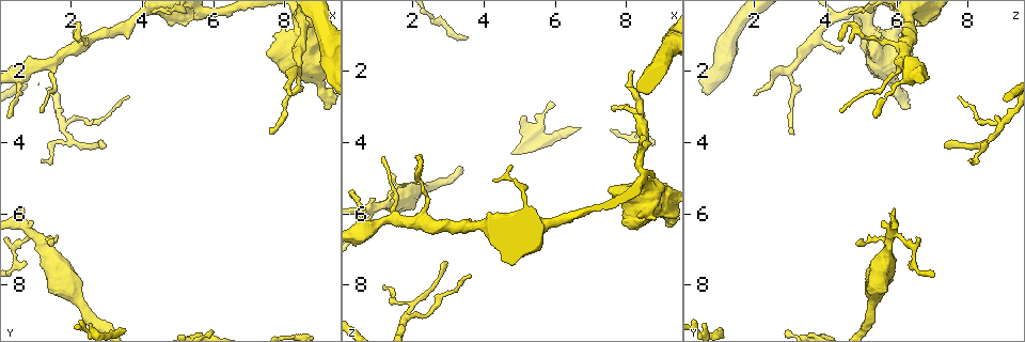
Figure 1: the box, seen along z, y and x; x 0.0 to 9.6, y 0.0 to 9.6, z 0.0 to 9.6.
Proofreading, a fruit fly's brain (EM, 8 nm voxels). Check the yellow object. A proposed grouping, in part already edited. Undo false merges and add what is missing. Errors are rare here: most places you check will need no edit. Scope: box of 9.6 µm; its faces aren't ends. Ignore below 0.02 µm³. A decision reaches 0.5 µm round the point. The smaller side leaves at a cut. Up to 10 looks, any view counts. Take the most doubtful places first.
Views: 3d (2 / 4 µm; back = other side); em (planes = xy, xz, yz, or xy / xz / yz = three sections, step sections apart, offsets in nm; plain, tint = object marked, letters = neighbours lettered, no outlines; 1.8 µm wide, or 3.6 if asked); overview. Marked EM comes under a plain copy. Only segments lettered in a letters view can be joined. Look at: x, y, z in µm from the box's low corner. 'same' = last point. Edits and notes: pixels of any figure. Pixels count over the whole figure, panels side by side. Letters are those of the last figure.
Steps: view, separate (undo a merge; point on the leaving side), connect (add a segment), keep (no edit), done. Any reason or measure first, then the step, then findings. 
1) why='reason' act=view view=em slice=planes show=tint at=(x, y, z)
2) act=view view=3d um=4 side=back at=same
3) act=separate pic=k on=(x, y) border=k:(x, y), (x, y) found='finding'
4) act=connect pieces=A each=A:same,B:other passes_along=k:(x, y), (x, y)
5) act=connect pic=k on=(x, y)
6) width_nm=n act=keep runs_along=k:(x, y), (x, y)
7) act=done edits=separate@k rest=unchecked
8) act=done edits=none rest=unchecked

why='three arms meet' act=view view=em slice=planes show=letters at=(0.95, 6.55, 5.85)

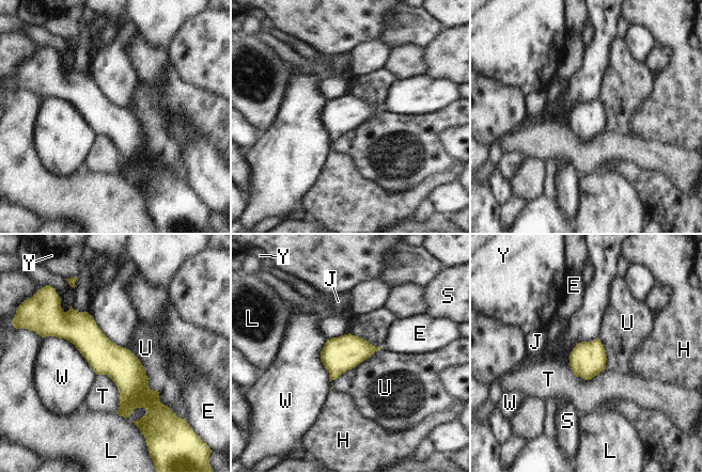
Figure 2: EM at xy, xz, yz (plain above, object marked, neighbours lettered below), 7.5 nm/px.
act=keep each=E:other,H:other,J:other,L:other,S:other,T:other,U:other,W:other,Y:other runs_along=2:(51, 331), (80, 331), (156, 398) found='one neuron here'

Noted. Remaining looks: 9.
why='branch stops here' act=view view=3d um=2 at=(1.15, 4.45, 8.05)

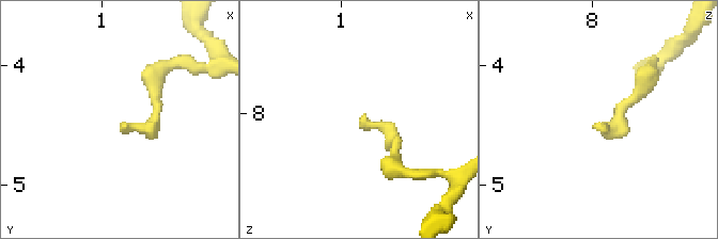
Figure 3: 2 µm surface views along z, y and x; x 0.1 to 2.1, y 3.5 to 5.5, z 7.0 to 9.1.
why='need the tissue' act=view view=em slice=xy step=8 show=tint at=(1.16, 4.48, 8.06)

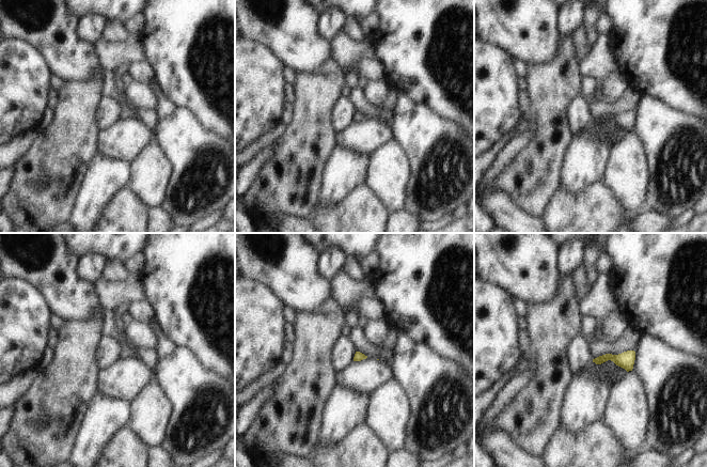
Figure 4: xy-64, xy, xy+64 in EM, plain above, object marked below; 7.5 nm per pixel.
why='cut it another way' act=view view=em slice=planes show=letters at=same

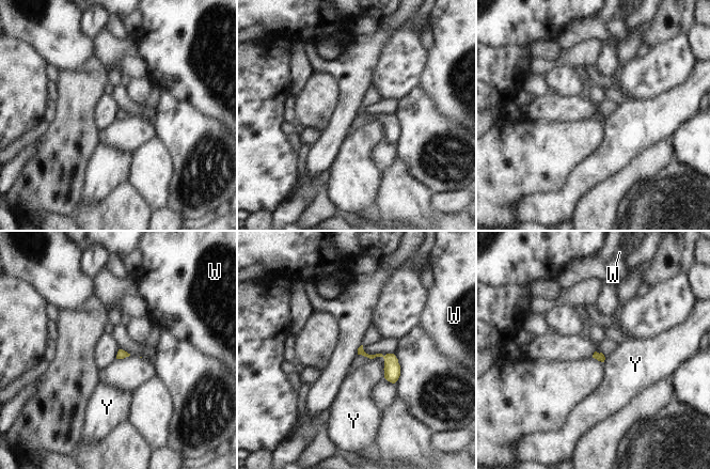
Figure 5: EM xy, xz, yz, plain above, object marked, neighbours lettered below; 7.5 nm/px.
act=keep each=W:other,Y:other found='none of them fits'

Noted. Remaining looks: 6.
why='branch stops here' act=view view=em slice=planes show=letters at=(8.25, 2.65, 2.00)

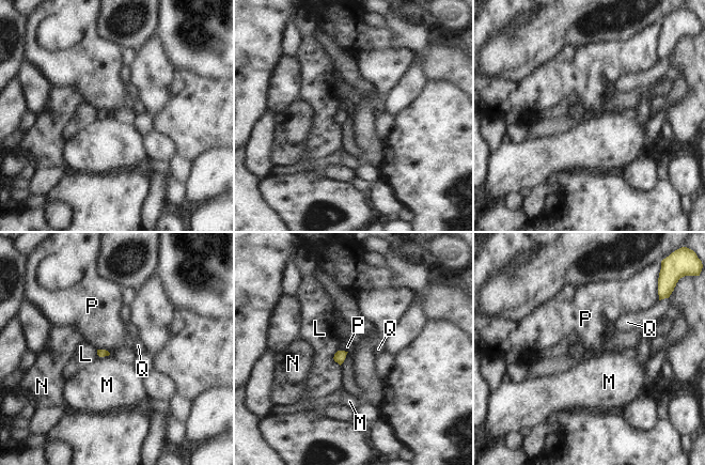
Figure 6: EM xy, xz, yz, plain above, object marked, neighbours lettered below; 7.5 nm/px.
act=keep each=L:other,M:other,N:other,P:other,Q:other border=6:(97, 349), (104, 349), (108, 352) found='none of them fits'

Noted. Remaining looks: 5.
why='three-way junction' act=view view=em um=3.6 slice=xz step=4 show=letters at=(8.40, 0.60, 5.15)

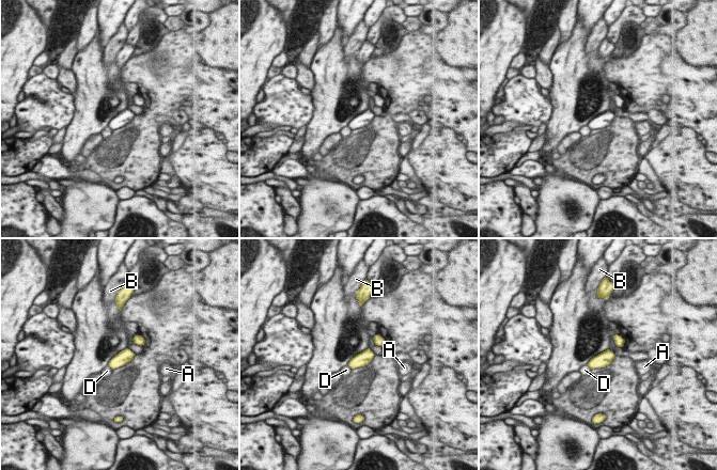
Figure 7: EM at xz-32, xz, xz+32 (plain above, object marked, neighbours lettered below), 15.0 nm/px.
why='another direction' act=view view=em um=3.6 slice=planes show=letters at=same

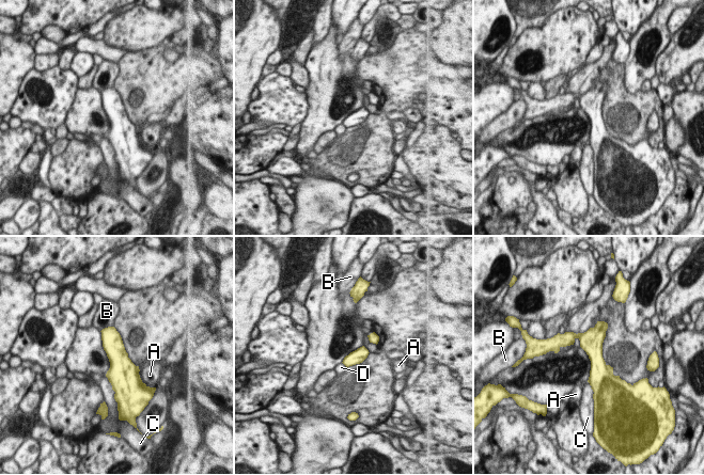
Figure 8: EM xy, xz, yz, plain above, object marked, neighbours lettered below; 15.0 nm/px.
act=keep each=A:other,B:other,C:other,D:other runs_along=8:(599, 326), (596, 334), (594, 386) found='one neuron here'

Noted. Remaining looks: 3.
act=done edits=none rest=unchecked

